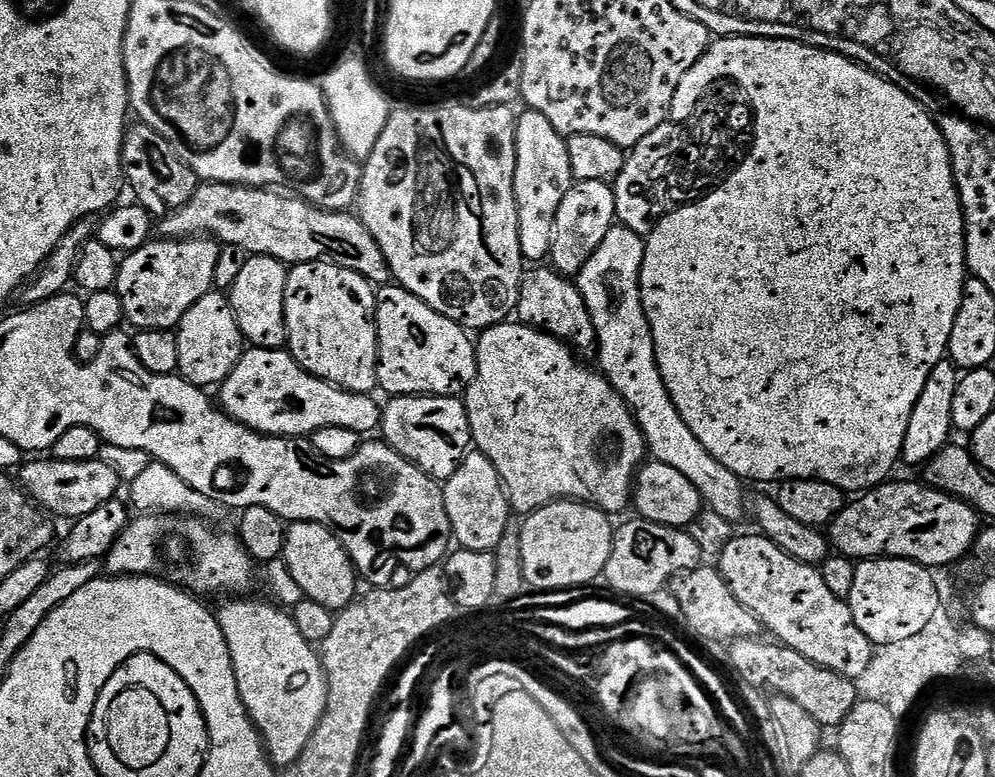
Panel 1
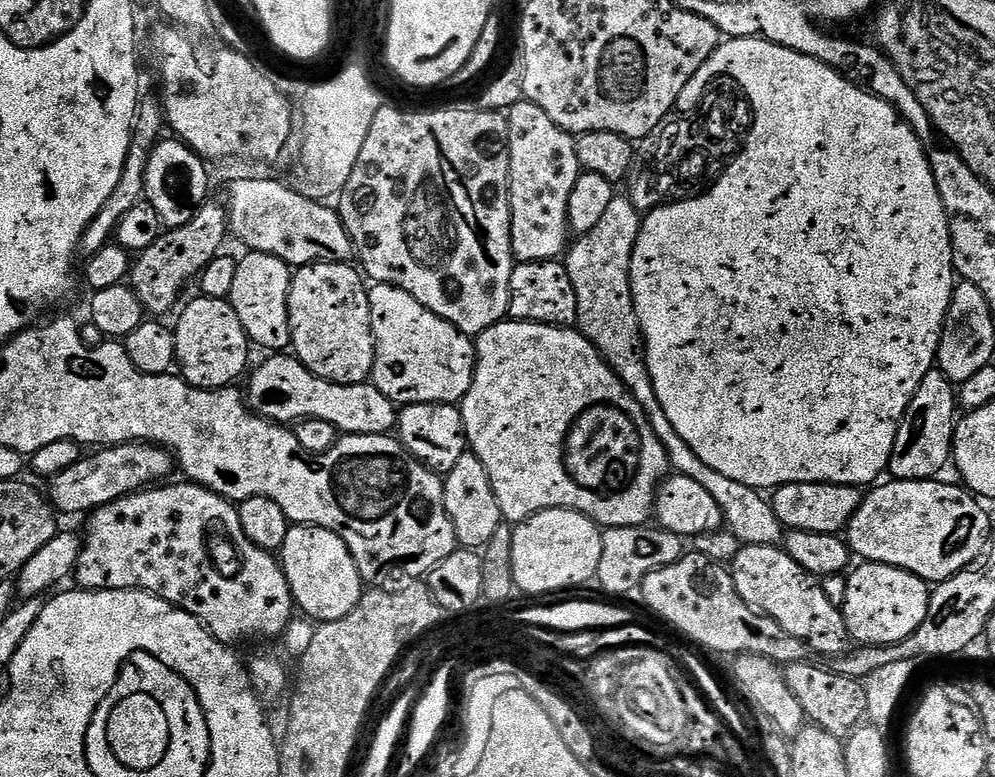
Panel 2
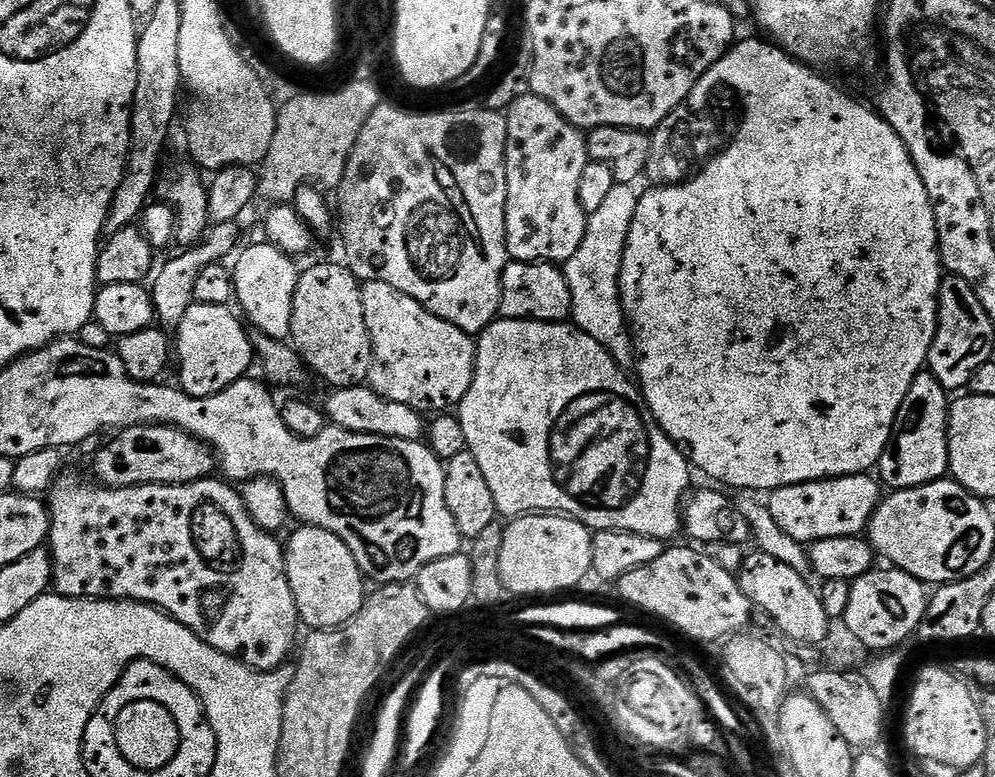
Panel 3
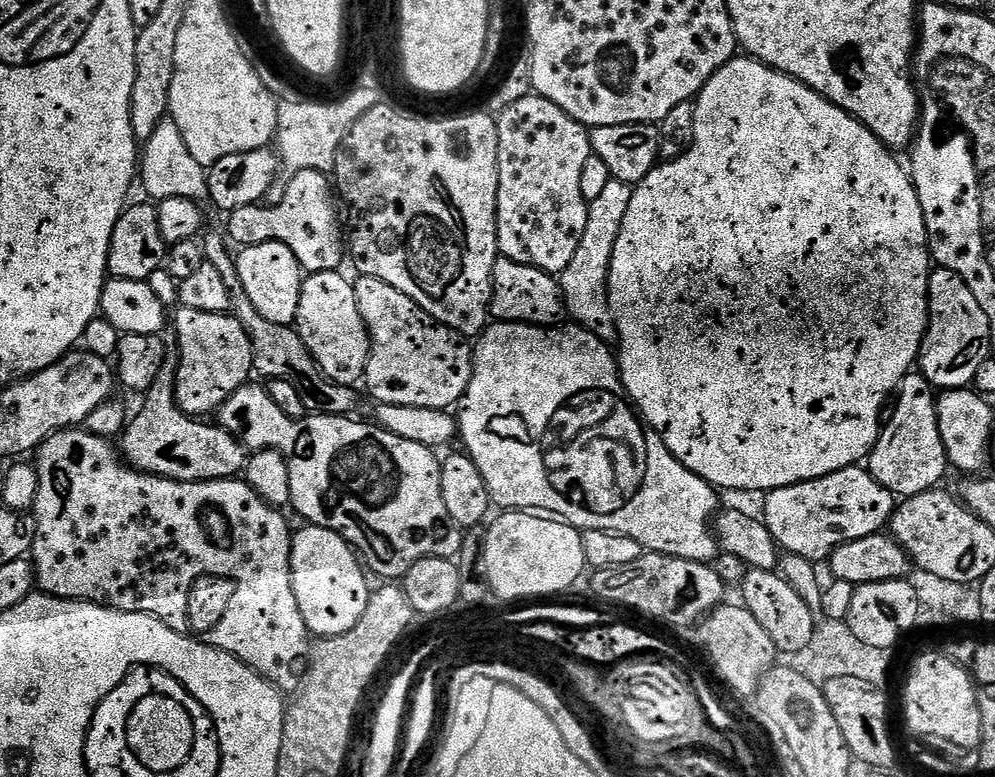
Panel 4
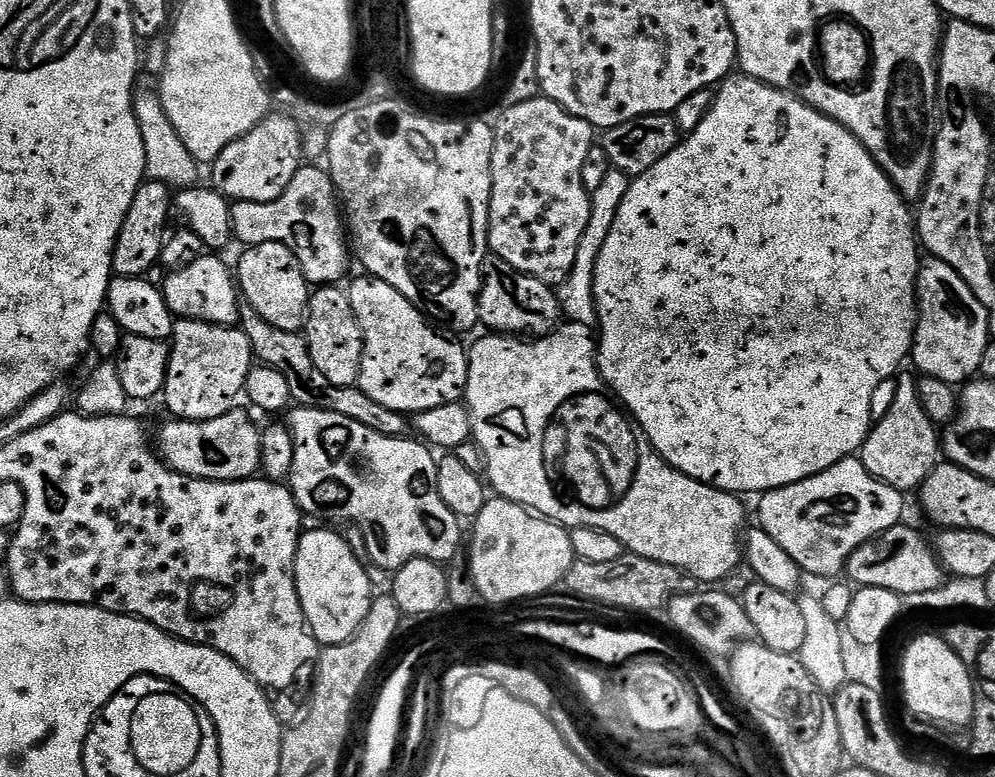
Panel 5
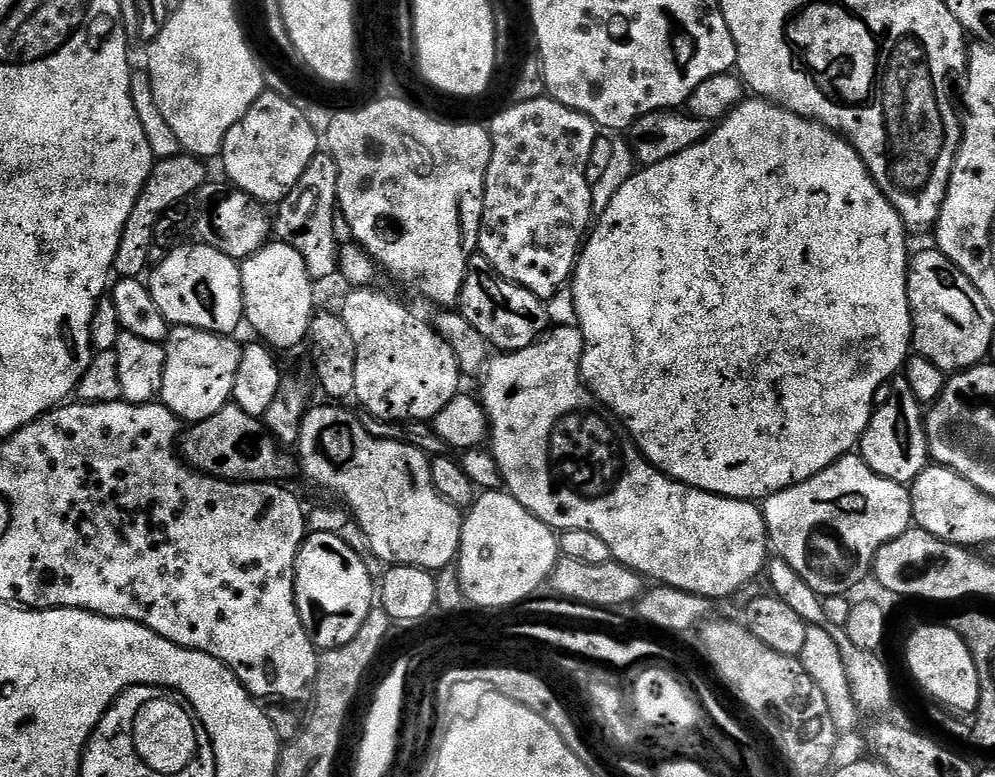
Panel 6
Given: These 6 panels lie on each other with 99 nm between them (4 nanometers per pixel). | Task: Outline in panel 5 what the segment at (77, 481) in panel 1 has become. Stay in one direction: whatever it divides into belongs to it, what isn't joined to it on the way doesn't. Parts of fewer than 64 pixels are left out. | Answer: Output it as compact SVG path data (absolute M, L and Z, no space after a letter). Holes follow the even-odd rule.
M233 410L226 413L222 418L214 418L213 420L177 420L168 418L168 421L160 428L160 448L158 444L158 455L169 468L175 472L180 472L184 476L193 476L196 480L250 480L260 472L260 433L259 427L252 425L252 420L246 413L241 410Z

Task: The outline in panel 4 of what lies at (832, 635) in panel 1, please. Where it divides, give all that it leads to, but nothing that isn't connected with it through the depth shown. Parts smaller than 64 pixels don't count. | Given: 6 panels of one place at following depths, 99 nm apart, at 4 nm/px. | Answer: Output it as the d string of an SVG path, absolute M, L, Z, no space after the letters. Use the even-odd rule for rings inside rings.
M751 569L746 574L745 580L738 586L738 592L744 607L750 610L750 614L754 614L754 618L758 618L766 634L774 638L777 653L801 652L808 645L818 627L817 617L810 610L810 606L802 602L798 590L794 590L794 586L790 586L790 582L786 582L779 571Z

